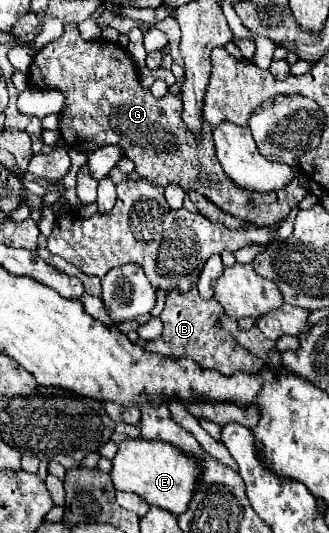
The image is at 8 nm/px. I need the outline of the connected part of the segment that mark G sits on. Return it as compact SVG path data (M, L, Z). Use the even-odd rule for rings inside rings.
M66 23L64 35L36 53L30 65L30 77L30 85L58 89L66 95L60 135L70 147L88 153L96 147L118 145L124 149L124 155L136 163L136 173L150 183L160 187L178 183L184 191L194 187L222 211L254 225L276 225L308 195L300 185L302 171L298 167L294 179L278 191L256 193L232 185L224 169L220 169L220 161L216 161L212 127L204 121L204 137L192 137L192 133L188 133L180 117L180 93L166 93L156 99L150 89L140 83L138 67L122 45L104 39L86 41L80 37L76 23Z

